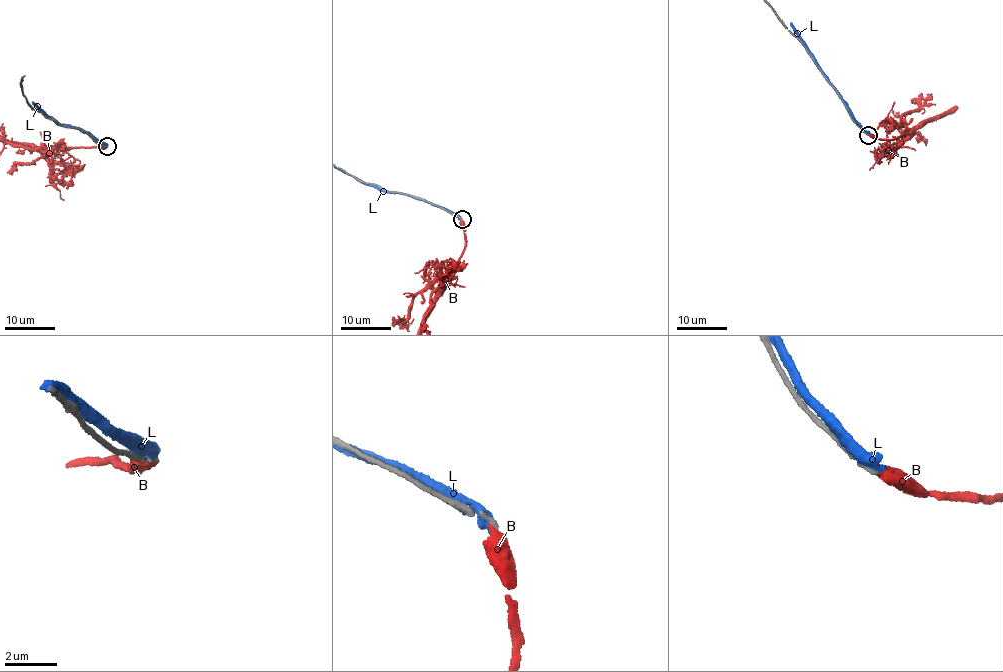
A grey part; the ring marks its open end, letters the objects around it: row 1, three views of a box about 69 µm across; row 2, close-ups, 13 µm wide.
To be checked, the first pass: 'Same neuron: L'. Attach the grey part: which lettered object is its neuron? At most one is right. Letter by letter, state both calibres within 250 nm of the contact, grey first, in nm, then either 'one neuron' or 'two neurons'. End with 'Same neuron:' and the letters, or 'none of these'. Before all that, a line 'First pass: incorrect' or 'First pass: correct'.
First pass: incorrect
B: 170 nm thick on the grey side, 420 nm on the other; two neurons
L: 200 nm thick on the grey side, 340 nm on the other; two neurons
Same neuron: none of these

